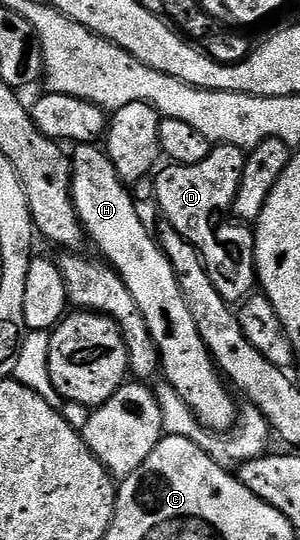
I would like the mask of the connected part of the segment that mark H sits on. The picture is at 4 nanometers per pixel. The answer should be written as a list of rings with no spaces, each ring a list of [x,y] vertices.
[[[81,145],[72,152],[73,185],[71,194],[77,216],[84,234],[93,238],[95,246],[101,250],[100,258],[116,271],[127,285],[127,293],[135,301],[138,313],[144,317],[147,333],[157,346],[159,367],[163,372],[164,382],[170,383],[179,397],[193,410],[195,417],[207,430],[216,433],[229,433],[238,425],[239,404],[233,400],[234,392],[227,386],[221,371],[213,358],[209,356],[207,345],[203,345],[203,337],[199,337],[199,328],[195,325],[195,317],[191,317],[191,309],[187,309],[187,297],[183,297],[183,289],[179,289],[179,281],[175,281],[175,269],[171,261],[163,253],[160,242],[149,232],[147,224],[141,220],[139,204],[130,195],[130,188],[119,177],[115,165],[109,160],[104,150],[97,145]]]

